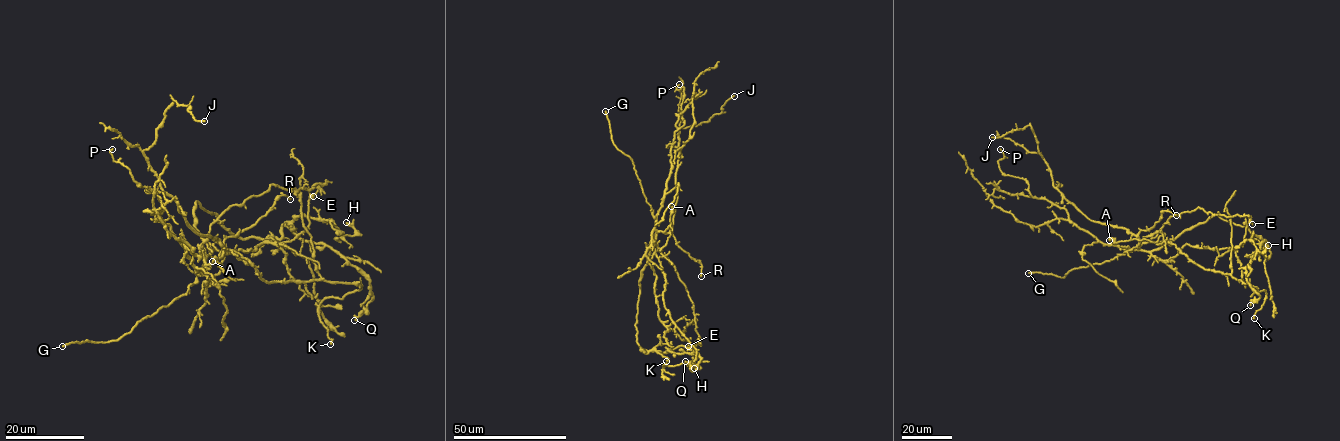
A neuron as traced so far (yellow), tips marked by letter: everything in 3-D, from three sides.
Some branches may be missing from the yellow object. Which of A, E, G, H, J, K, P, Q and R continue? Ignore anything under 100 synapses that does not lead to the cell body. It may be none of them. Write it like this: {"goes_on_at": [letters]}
{"goes_on_at": ["G"]}

